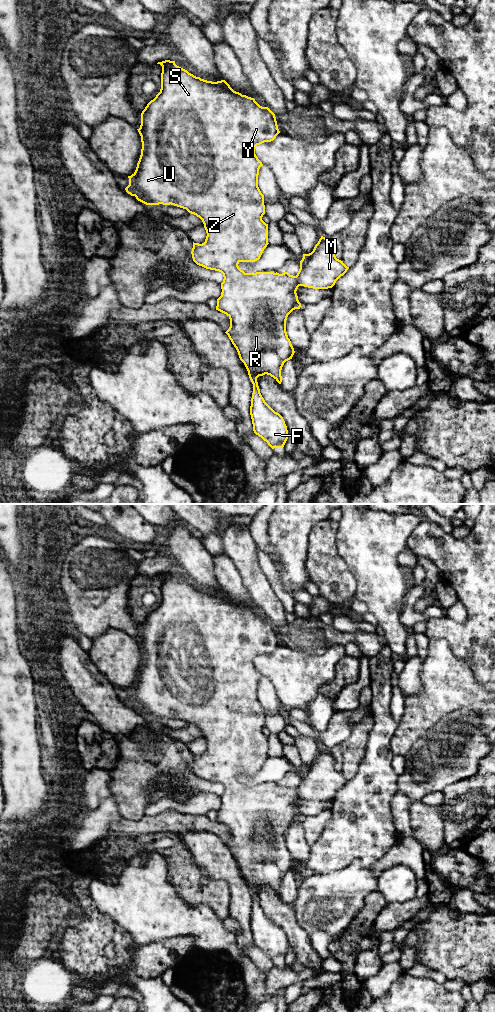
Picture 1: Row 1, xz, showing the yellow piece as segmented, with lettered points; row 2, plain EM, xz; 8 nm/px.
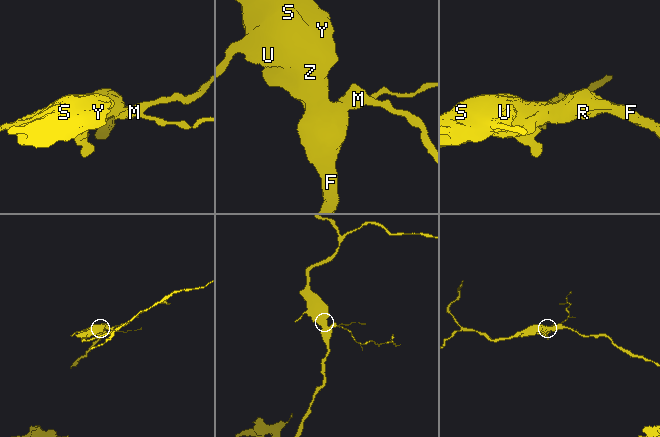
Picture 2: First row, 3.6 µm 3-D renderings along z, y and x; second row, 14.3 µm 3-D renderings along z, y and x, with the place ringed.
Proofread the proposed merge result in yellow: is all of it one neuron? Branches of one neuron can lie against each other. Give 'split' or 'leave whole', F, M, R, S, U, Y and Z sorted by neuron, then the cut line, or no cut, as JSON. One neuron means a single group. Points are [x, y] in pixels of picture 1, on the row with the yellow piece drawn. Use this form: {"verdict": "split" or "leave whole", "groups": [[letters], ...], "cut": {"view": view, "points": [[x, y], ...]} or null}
{"verdict": "split", "groups": [["F", "R", "S", "U", "Y", "Z"], ["M"]], "cut": {"view": "xz", "points": [[295, 276], [299, 285]]}}

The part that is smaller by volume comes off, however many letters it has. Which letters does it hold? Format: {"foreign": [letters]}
{"foreign": ["M"]}

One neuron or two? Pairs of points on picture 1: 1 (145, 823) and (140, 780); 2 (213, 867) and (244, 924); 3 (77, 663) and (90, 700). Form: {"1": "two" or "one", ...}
{"1": "two", "2": "one", "3": "one"}

